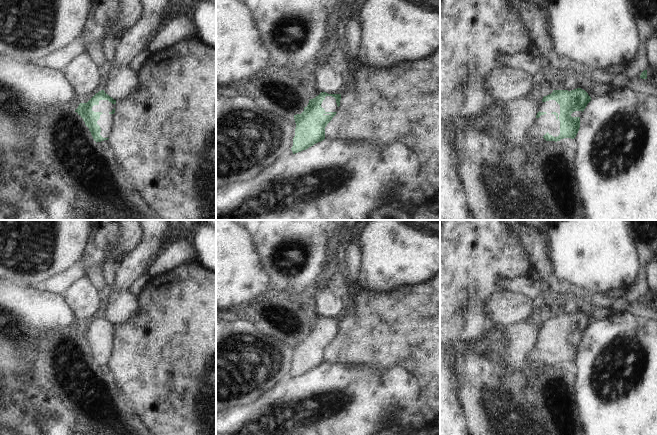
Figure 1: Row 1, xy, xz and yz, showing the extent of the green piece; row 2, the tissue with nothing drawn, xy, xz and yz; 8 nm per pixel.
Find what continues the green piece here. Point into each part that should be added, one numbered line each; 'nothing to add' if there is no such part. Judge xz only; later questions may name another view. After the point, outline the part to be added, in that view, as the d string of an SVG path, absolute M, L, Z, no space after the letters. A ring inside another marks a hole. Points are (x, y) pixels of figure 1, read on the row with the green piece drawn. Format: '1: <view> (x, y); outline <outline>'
1: xz (329, 104); outline M326 96L321 107L325 110L325 112L338 112L339 110L336 99L332 96Z

